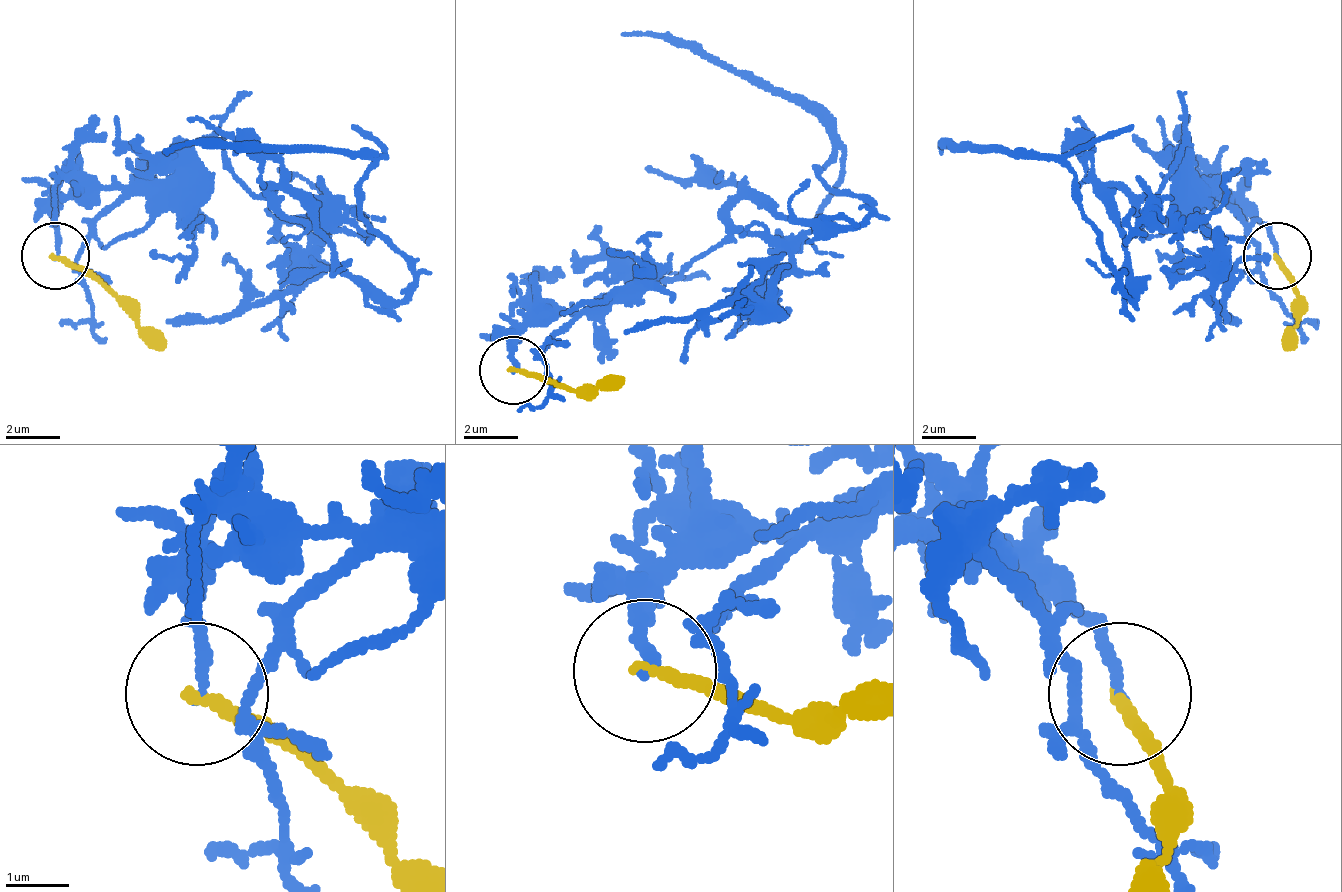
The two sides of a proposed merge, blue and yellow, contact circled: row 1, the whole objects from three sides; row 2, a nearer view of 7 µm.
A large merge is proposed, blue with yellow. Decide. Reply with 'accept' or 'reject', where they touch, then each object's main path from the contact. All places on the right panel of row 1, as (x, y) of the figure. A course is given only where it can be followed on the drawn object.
reject; at (1277, 256); blue runs (1279, 254), (1185, 147), (1124, 234), (1131, 301), (1084, 214), (1077, 180), (1043, 160), (943, 153); yellow runs (1279, 254), (1299, 321), (1285, 348)

